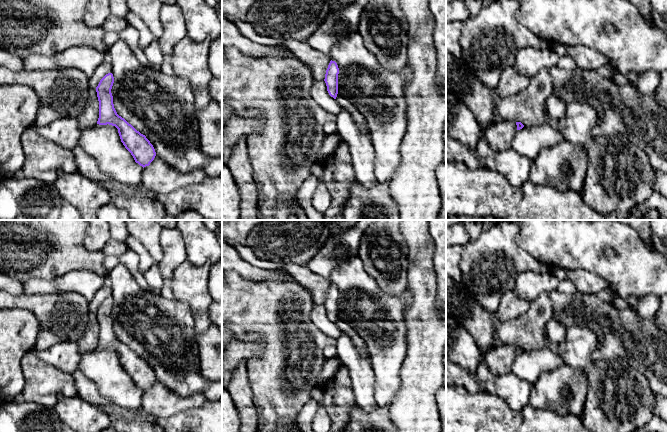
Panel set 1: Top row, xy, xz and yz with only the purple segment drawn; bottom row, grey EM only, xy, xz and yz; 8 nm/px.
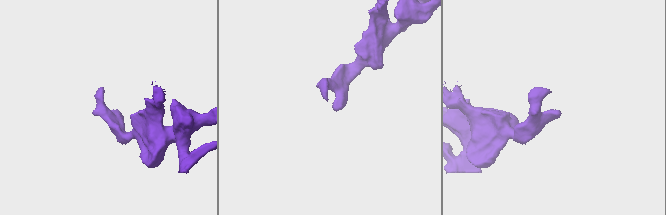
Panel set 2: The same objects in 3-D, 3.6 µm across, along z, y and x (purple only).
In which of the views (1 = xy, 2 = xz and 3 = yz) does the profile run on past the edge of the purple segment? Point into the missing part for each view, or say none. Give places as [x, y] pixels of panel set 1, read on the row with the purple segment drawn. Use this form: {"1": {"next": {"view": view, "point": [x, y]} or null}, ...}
{"1": {"next": null}, "2": {"next": null}, "3": {"next": null}}

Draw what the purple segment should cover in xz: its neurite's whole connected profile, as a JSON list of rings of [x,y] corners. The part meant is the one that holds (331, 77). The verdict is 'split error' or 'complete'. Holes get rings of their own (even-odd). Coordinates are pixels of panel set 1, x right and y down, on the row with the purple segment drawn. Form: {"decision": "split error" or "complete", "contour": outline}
{"decision": "complete", "contour": [[[330,61],[325,74],[325,83],[327,86],[327,91],[331,97],[336,99],[338,94],[338,74],[339,68],[335,61]]]}

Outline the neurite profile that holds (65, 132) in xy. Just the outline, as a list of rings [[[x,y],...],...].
[[[60,118],[50,124],[39,127],[32,126],[44,138],[72,150],[79,144],[82,131],[79,127],[77,118]]]

